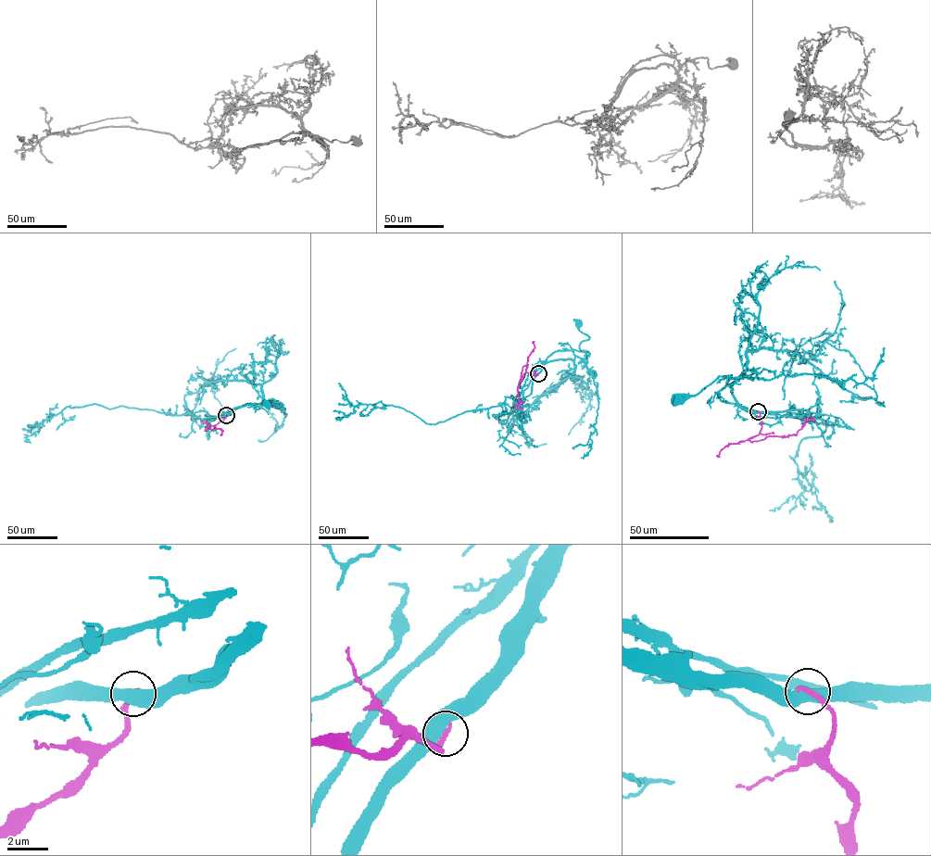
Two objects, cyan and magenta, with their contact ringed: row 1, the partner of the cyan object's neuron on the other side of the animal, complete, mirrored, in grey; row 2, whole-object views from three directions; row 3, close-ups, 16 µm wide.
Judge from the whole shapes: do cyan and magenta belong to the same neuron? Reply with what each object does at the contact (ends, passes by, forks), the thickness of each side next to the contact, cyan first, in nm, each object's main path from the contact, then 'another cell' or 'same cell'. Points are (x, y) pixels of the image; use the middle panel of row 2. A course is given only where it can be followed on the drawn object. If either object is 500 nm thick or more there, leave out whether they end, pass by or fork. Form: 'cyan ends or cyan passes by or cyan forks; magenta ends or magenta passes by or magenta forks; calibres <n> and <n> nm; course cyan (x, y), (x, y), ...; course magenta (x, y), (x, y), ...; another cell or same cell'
calibres 550 and 280 nm; course cyan (538, 373), (549, 361), (573, 359), (576, 356), (585, 358), (579, 345), (589, 337), (579, 330), (578, 323); course magenta (538, 373), (525, 371), (526, 365), (522, 367), (517, 389), (520, 403), (513, 407); another cell

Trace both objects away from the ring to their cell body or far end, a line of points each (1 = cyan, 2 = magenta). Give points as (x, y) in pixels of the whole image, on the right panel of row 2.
1: (758, 411), (739, 404), (732, 383), (726, 385), (727, 375), (693, 396), (678, 398)
2: (758, 411), (761, 429), (749, 438), (751, 442), (768, 436), (795, 434), (810, 419)

